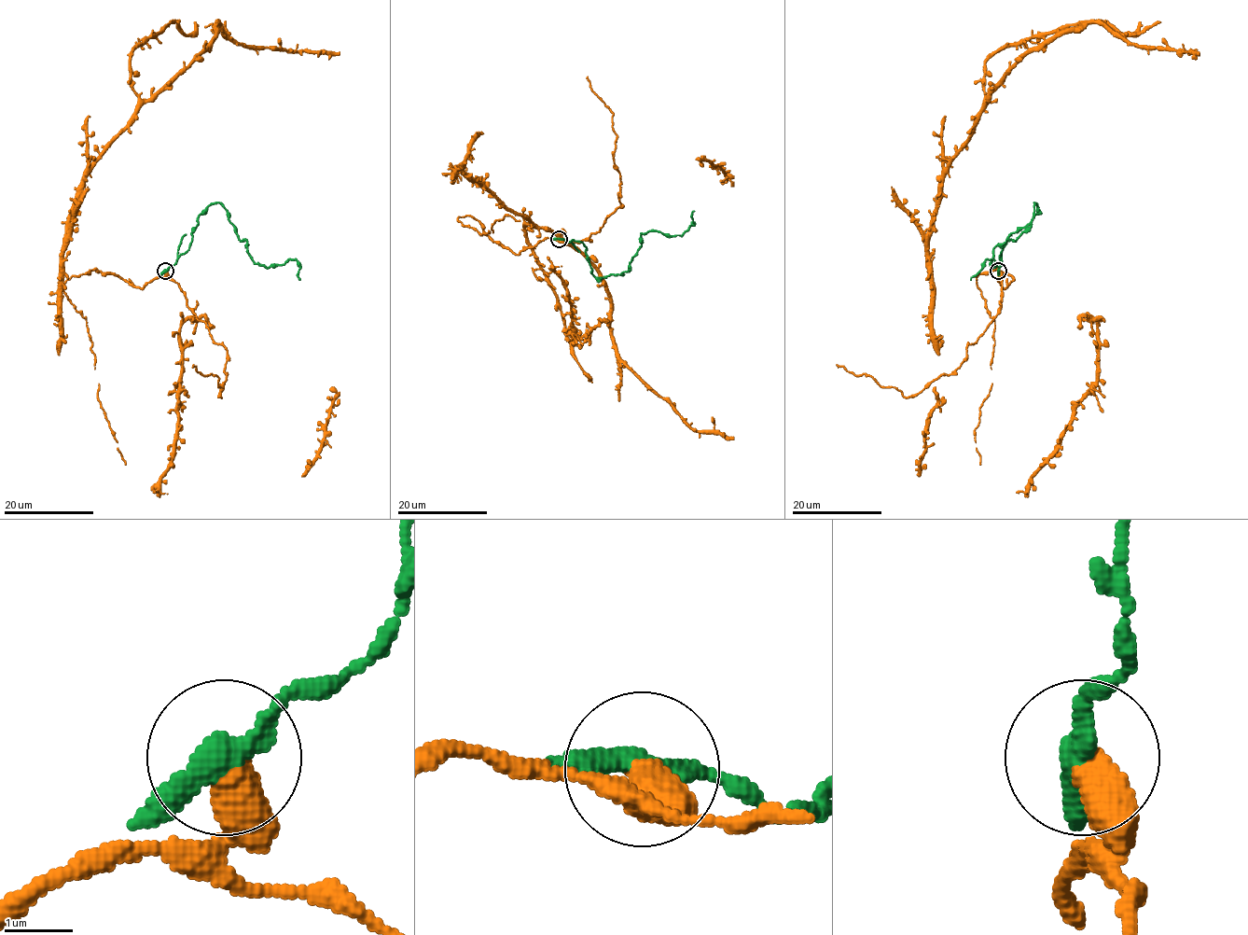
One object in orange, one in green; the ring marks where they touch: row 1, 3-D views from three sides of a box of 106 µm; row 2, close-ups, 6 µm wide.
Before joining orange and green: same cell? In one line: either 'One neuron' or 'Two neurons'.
Two neurons

